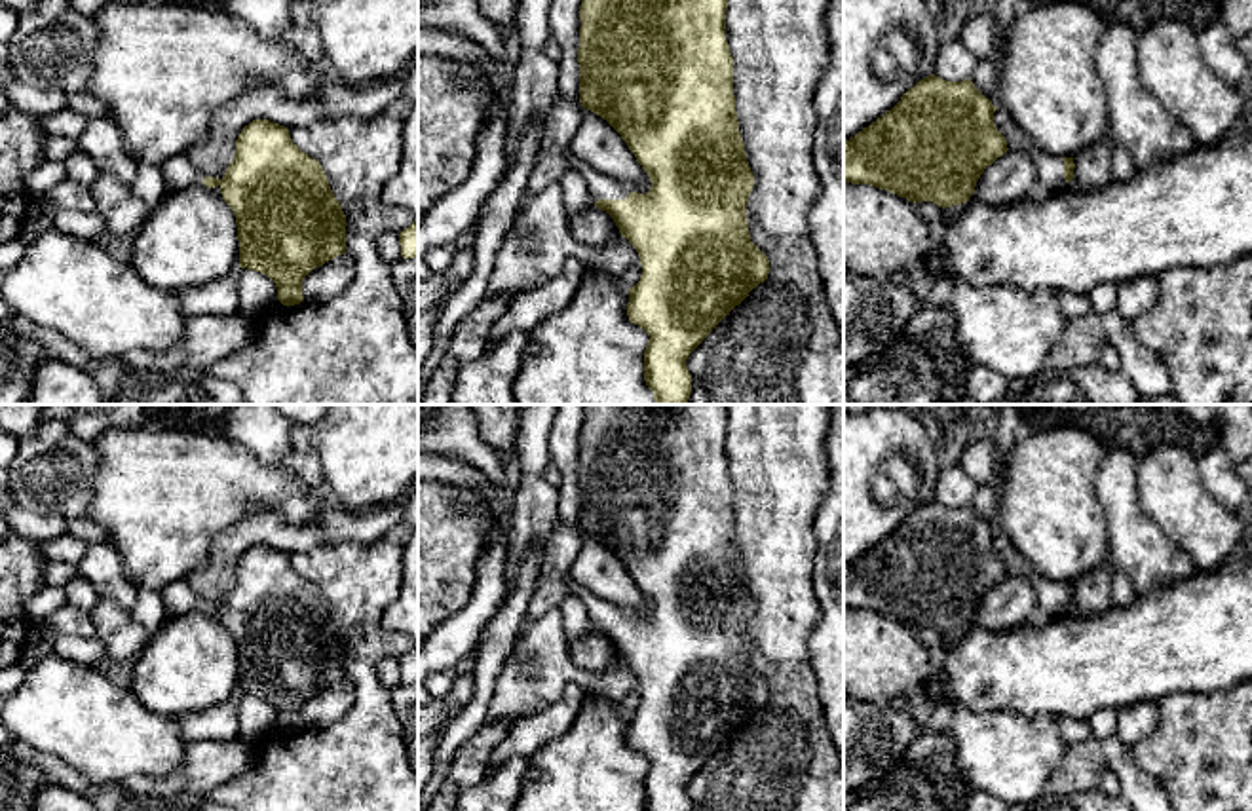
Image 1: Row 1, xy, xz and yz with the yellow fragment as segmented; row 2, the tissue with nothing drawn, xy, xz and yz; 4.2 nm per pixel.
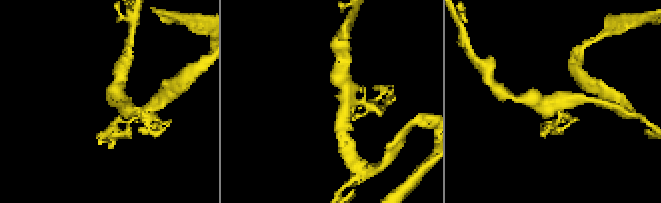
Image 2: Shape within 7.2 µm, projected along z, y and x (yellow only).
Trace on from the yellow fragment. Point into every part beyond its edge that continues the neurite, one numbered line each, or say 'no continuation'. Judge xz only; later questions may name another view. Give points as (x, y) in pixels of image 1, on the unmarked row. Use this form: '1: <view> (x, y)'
1: xz (601, 612)

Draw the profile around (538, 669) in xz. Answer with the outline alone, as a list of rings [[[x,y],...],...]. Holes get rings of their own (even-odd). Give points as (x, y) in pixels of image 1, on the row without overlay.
[[[551,610],[522,629],[515,640],[490,699],[486,720],[532,716],[553,705],[568,684],[578,684],[587,693],[616,703],[640,688],[636,674],[621,659],[604,672],[576,667],[566,651],[560,613]]]

